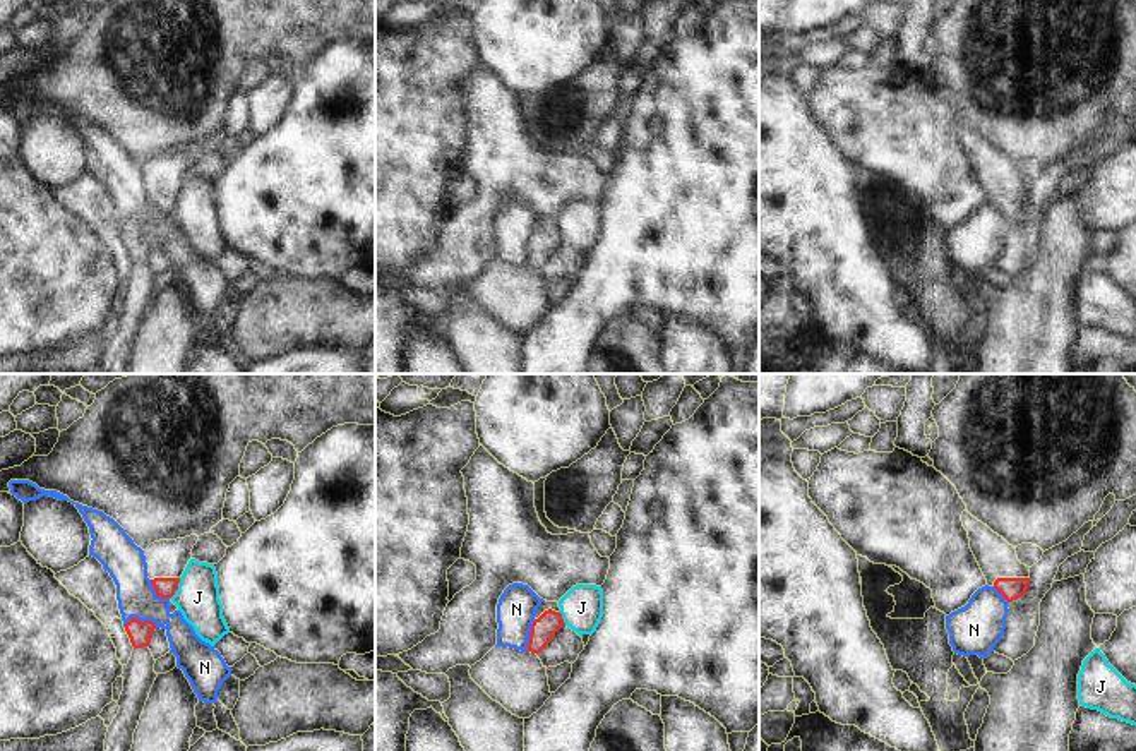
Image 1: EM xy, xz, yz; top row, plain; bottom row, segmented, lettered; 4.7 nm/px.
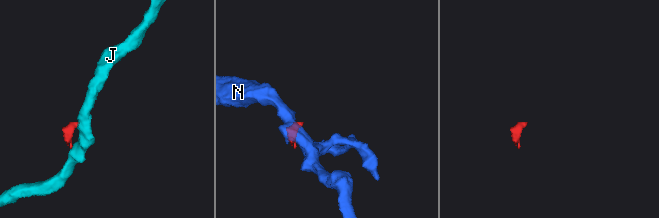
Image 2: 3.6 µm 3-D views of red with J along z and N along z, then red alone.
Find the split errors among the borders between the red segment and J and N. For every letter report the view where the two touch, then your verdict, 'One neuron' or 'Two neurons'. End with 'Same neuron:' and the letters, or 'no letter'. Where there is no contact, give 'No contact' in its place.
J: Touches red in xy. Two neurons
N: Touches red in xy. Two neurons
Same neuron: no letter.

